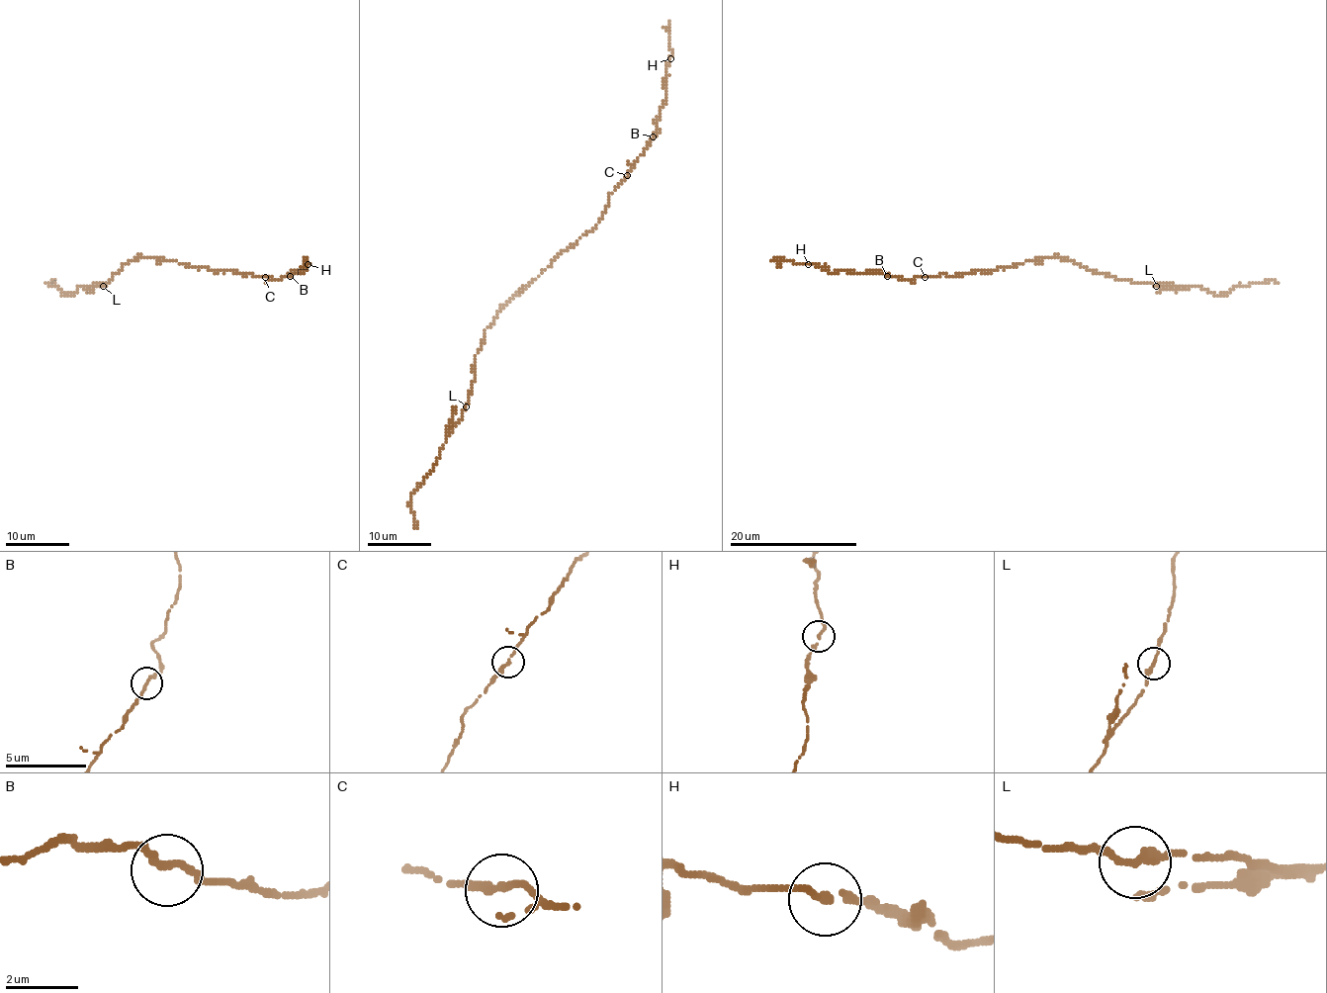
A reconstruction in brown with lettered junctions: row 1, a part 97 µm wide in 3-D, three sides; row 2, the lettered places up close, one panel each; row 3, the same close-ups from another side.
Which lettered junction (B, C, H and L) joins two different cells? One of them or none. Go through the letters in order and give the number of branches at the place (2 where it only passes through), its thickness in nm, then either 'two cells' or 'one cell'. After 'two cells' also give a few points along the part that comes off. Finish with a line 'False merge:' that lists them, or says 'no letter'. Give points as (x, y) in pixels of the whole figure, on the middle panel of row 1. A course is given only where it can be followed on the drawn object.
B: branches 2; calibre 200 nm; one cell
C: branches 2; calibre 220 nm; one cell
H: branches 2; calibre 240 nm; one cell
L: branches 2; calibre 240 nm; one cell
False merge: no letter

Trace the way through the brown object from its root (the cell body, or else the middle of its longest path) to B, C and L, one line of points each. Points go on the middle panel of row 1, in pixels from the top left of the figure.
B: (541, 272), (598, 223), (609, 196), (627, 176), (653, 136)
C: (541, 272), (598, 223), (609, 196), (627, 175)
L: (541, 272), (499, 309), (496, 318), (486, 329), (476, 355), (474, 382), (466, 406)

